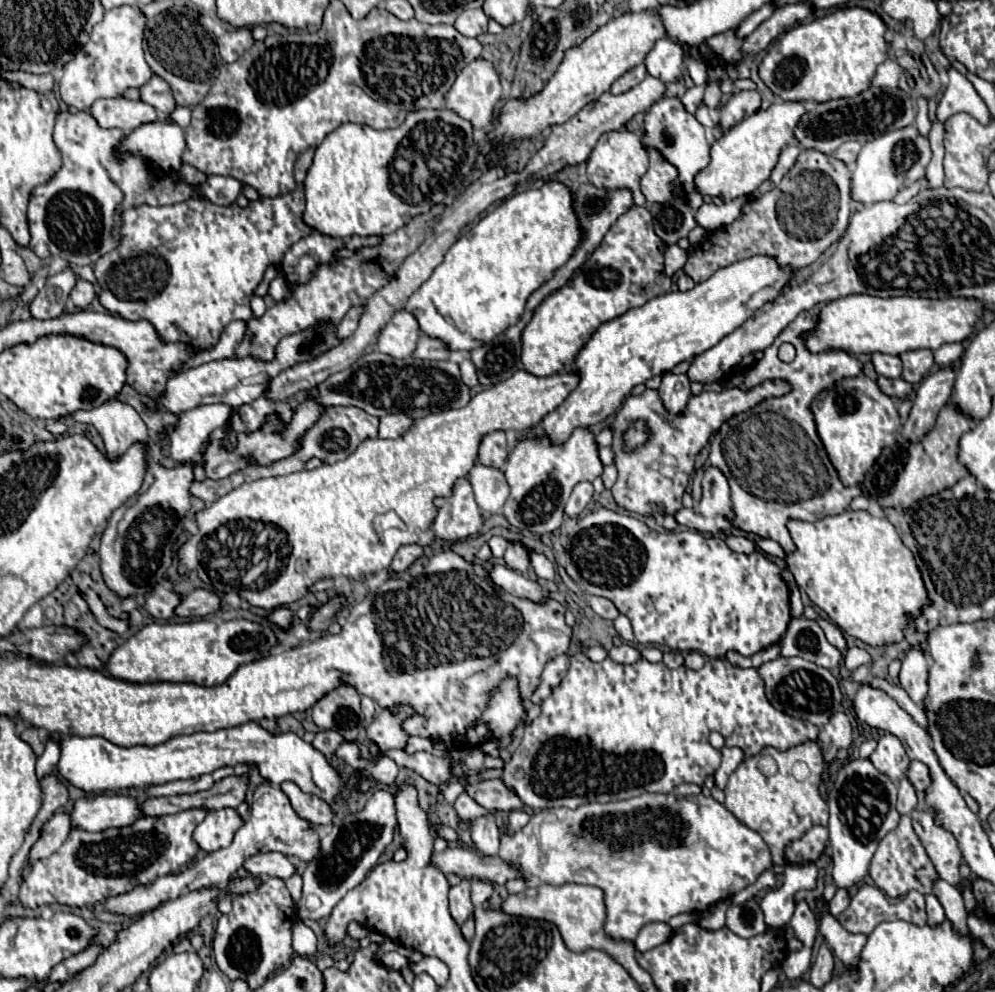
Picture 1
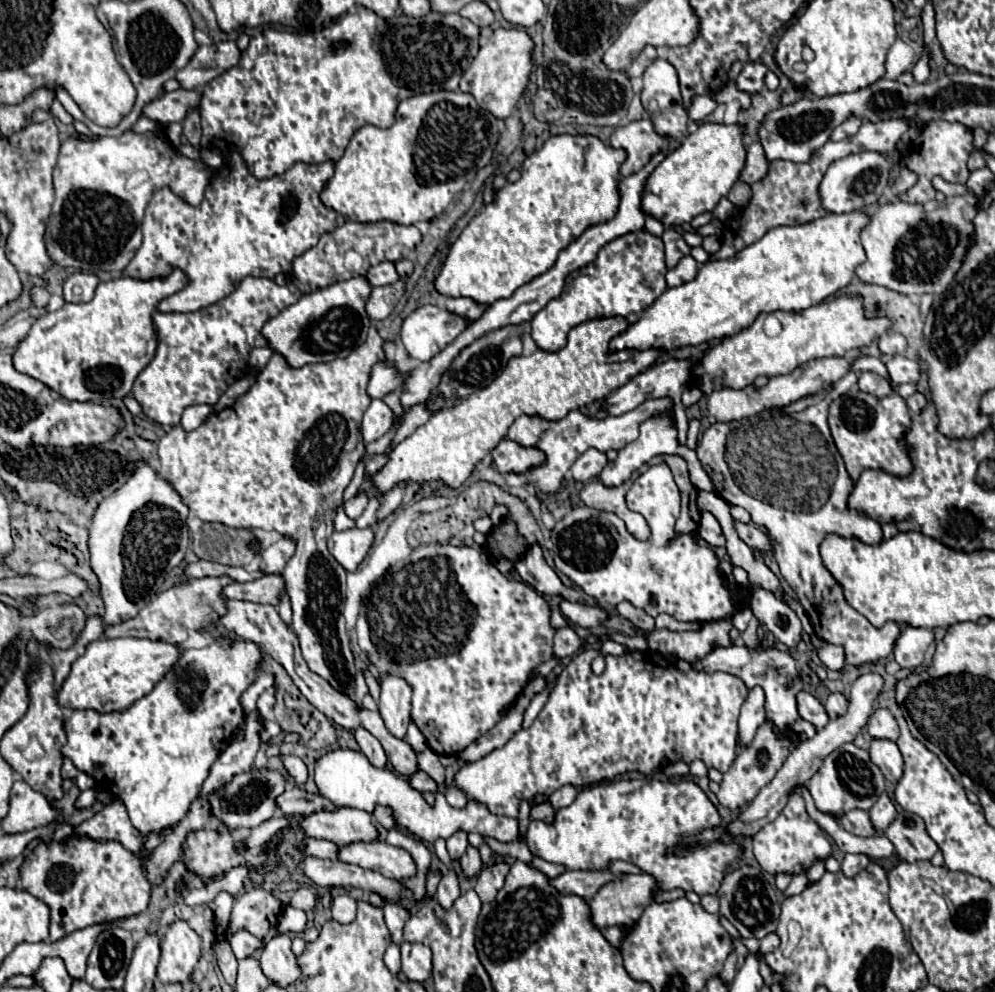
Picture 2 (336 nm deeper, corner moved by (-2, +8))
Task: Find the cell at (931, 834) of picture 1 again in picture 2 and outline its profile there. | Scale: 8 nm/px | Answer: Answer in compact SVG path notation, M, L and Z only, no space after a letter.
M899 809L895 821L885 829L885 837L893 843L897 857L907 863L931 859L937 853L937 843L927 835L923 819L903 809Z

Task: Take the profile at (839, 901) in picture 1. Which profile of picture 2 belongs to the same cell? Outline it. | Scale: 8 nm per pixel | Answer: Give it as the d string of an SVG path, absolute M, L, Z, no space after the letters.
M845 855L843 863L841 863L841 871L845 875L857 875L857 871L863 871L869 863L867 855Z

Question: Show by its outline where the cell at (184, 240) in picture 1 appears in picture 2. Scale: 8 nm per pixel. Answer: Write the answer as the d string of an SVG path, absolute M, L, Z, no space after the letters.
M233 153L225 169L209 181L201 205L191 207L169 189L159 189L153 195L143 219L143 245L123 275L153 279L165 277L173 267L183 269L191 283L159 303L157 309L165 313L189 313L209 307L227 297L249 275L267 279L279 273L289 275L295 257L315 247L321 235L345 223L343 215L327 209L319 199L333 173L333 161L319 165L295 163L283 175L257 179L249 173L243 157Z

